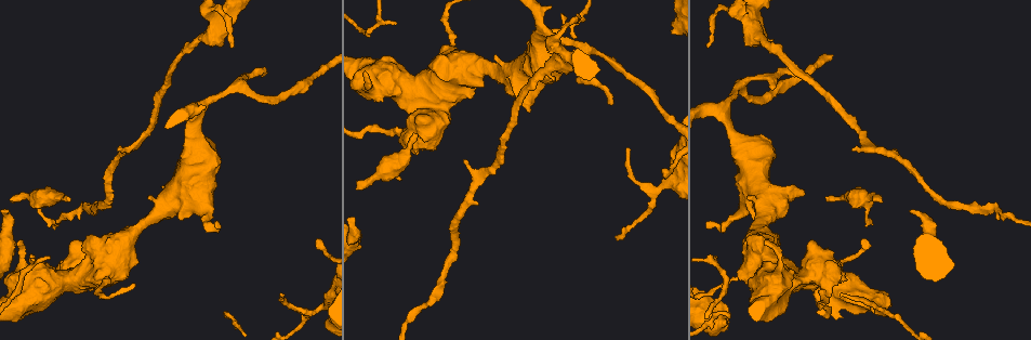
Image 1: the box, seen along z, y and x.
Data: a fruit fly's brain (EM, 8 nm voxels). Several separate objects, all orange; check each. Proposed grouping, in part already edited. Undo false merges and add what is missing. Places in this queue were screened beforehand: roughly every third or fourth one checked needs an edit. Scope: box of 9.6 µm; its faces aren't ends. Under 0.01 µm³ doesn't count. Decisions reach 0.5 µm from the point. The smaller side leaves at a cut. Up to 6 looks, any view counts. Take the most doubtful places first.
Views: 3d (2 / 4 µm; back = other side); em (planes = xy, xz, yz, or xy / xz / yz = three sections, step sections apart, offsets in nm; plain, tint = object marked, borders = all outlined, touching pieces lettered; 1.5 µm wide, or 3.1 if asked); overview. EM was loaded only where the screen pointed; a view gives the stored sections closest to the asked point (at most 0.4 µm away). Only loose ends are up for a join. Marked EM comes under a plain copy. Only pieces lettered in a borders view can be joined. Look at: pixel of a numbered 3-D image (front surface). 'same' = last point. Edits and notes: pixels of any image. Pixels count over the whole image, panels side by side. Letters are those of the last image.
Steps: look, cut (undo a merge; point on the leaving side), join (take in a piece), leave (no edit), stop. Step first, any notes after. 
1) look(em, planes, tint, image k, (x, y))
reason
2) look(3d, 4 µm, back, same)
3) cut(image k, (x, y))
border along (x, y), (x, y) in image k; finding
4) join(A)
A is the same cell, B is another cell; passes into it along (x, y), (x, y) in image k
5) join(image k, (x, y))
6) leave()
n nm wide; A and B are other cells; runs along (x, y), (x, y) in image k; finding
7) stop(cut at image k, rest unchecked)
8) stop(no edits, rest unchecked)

look(3d, 2 µm, image 1, (414, 136))
thin end

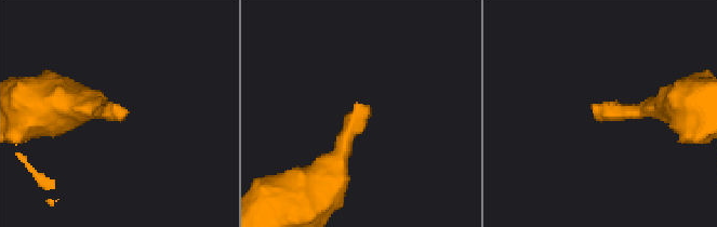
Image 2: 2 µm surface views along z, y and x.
look(em, planes, tint, image 2, (124, 116))
shape alone is not enough

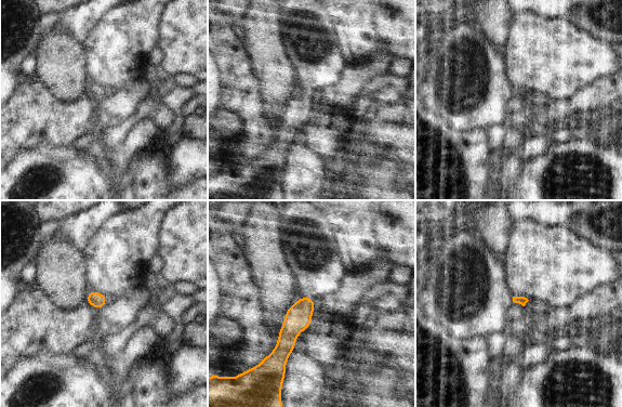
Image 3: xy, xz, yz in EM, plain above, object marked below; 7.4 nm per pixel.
look(em, planes, borders, same)

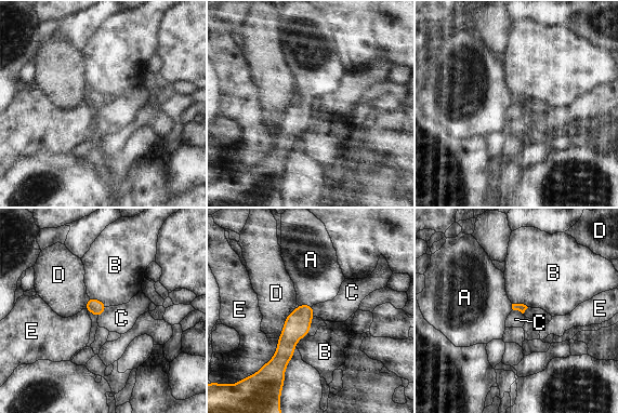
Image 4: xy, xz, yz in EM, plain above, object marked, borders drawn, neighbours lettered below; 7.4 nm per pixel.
join(A)
A is the same cell, B, C, D and E are other cells; passes into it along (297, 324), (305, 305), (316, 274) in image 4; it goes on there

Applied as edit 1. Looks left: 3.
look(overview)
redraw

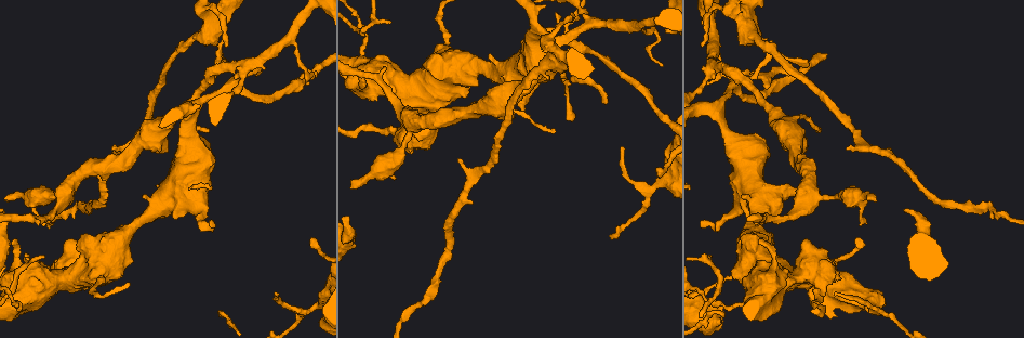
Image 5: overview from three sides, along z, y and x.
look(3d, 4 µm, image 5, (556, 13))
branch stops here

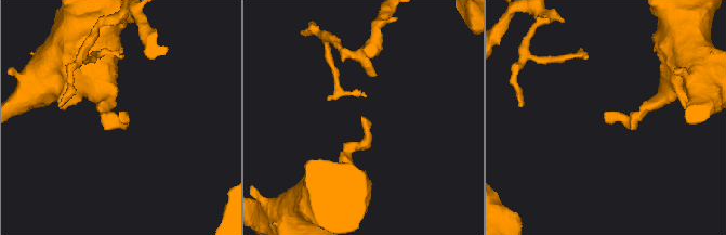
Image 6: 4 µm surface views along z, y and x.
look(em, planes, borders, image 6, (363, 117))

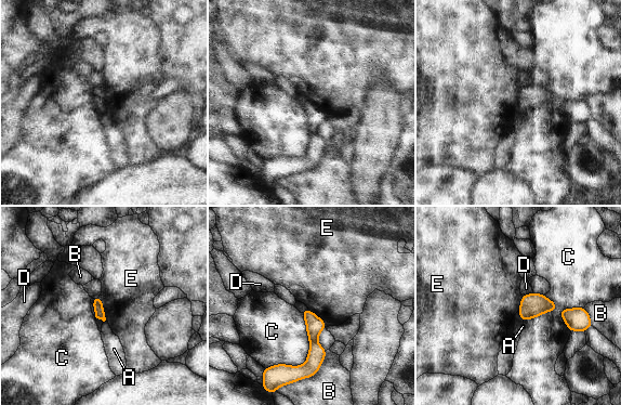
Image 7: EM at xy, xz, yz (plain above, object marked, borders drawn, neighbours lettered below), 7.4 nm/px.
leave()
A, B, C, D and E are other cells; no lettered piece goes on from it

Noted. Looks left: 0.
stop(join at image 4, rest unchecked)

